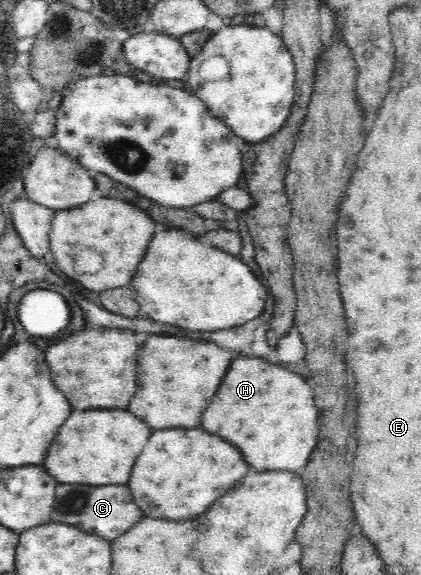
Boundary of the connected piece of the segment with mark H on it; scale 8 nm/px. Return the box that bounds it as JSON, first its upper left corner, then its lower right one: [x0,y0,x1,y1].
[202,355,319,472]

